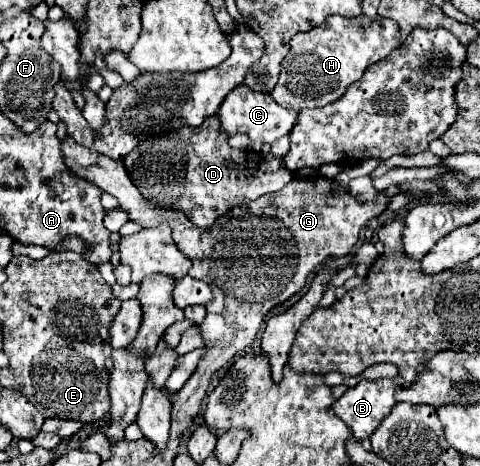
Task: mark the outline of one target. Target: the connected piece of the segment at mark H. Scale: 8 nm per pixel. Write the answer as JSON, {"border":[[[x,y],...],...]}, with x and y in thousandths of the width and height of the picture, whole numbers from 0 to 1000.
{"border":[[[685,34],[669,56],[623,69],[606,82],[602,116],[585,133],[585,163],[565,193],[569,215],[602,236],[669,232],[719,202],[719,193],[744,176],[760,146],[806,124],[827,99],[827,52],[806,39],[769,43],[765,34],[710,39]]]}

